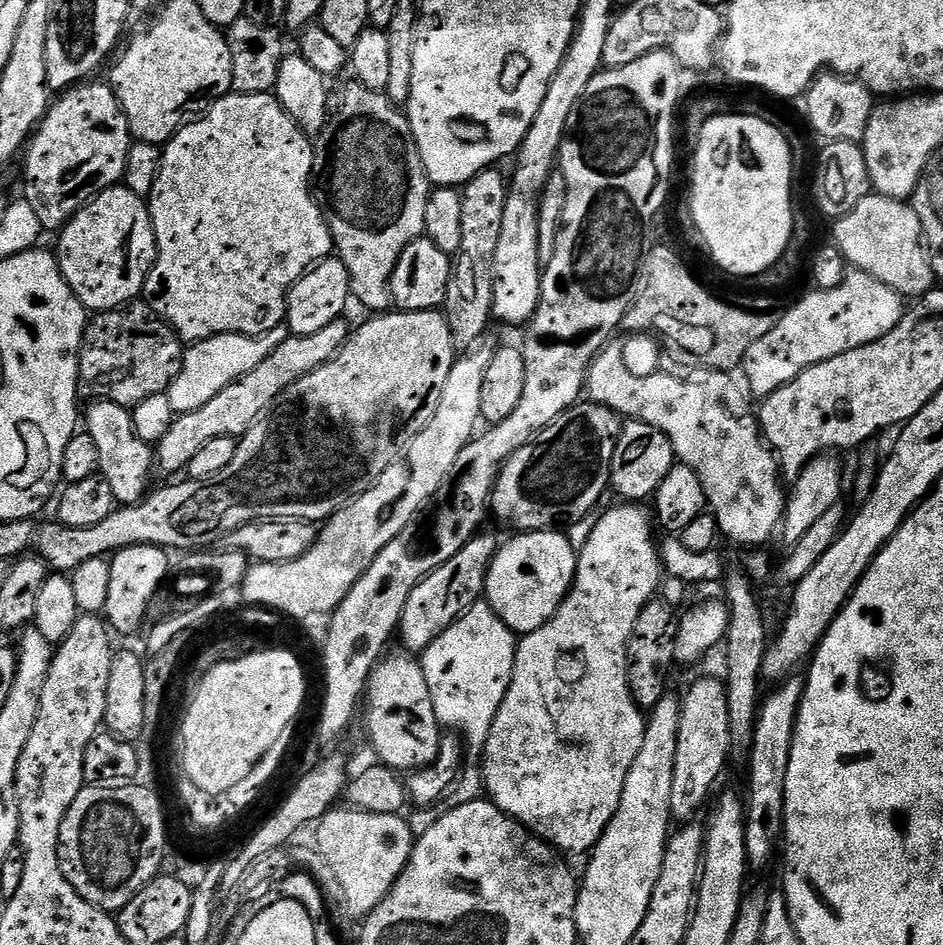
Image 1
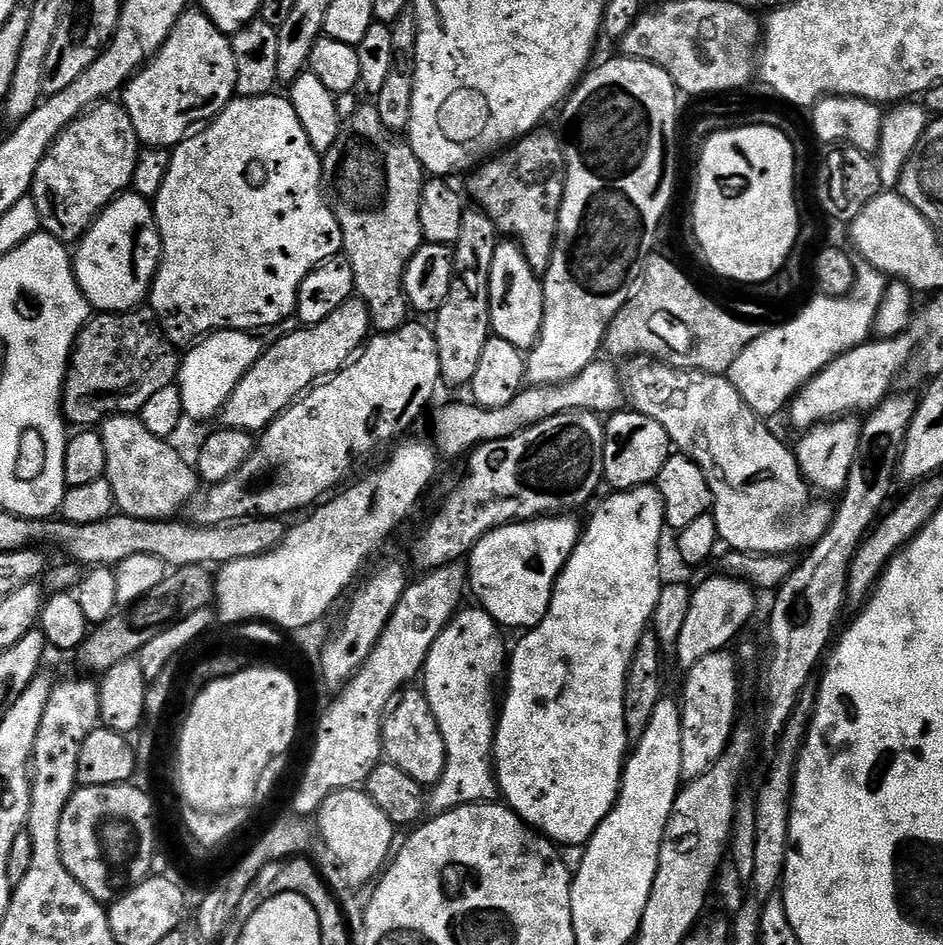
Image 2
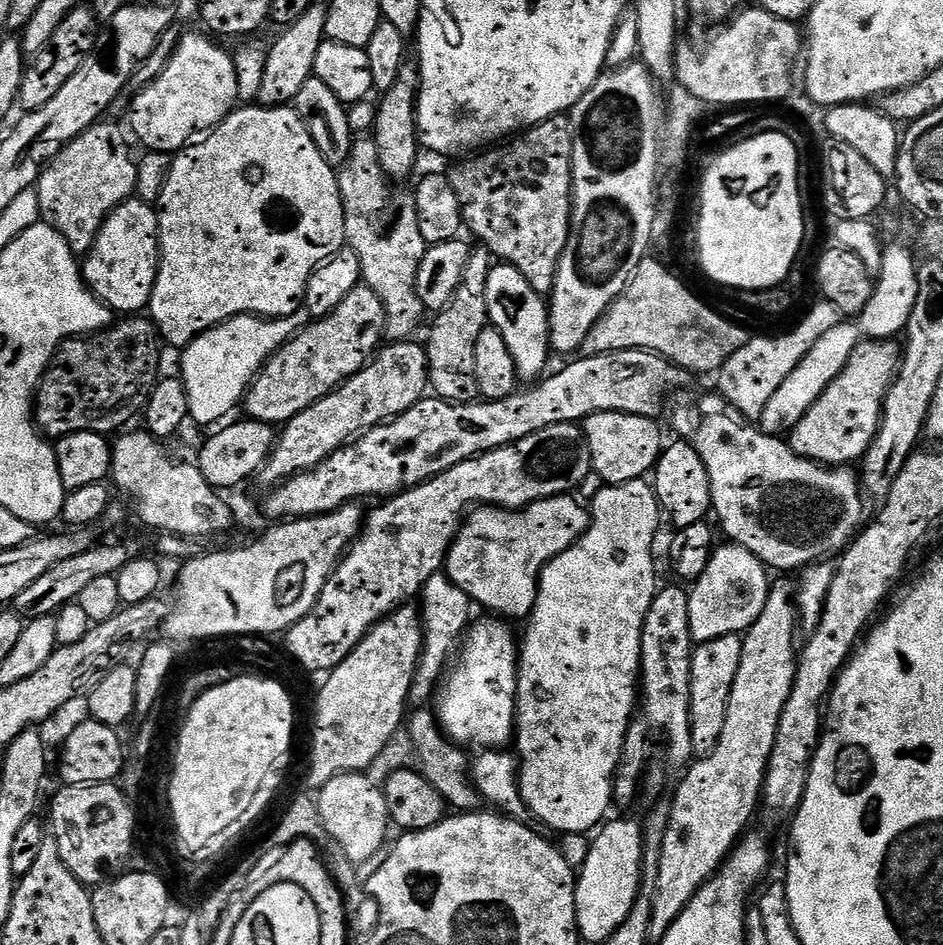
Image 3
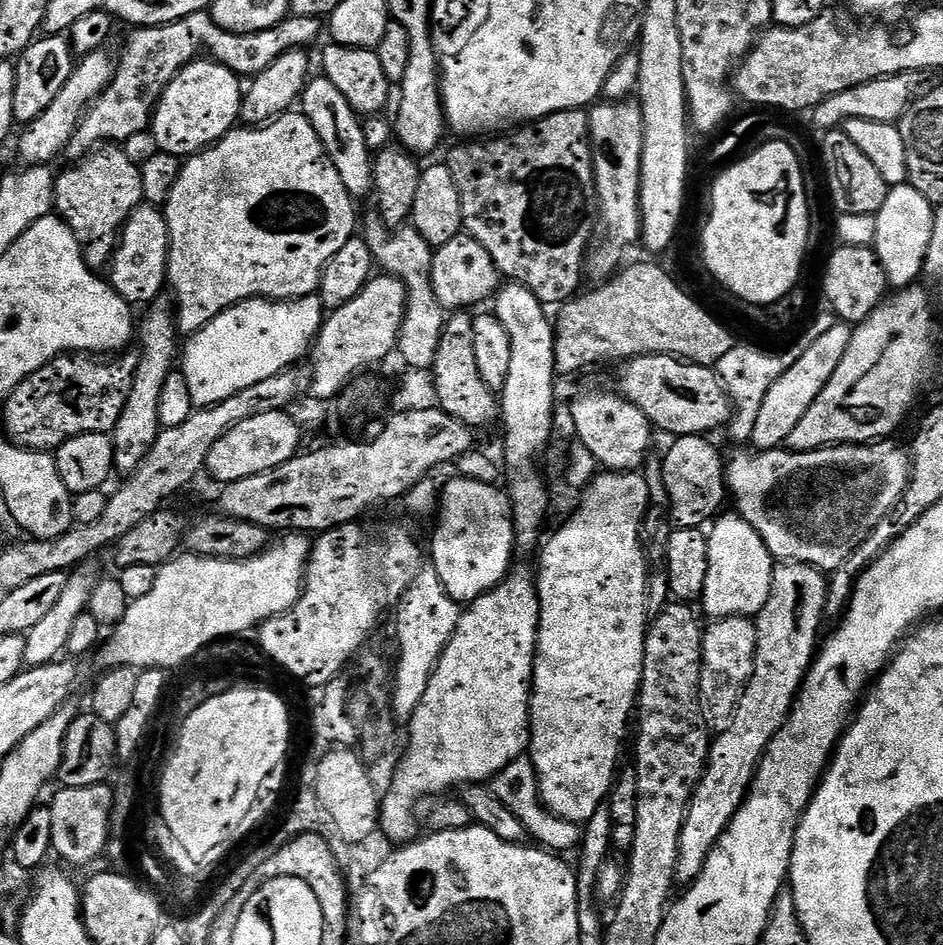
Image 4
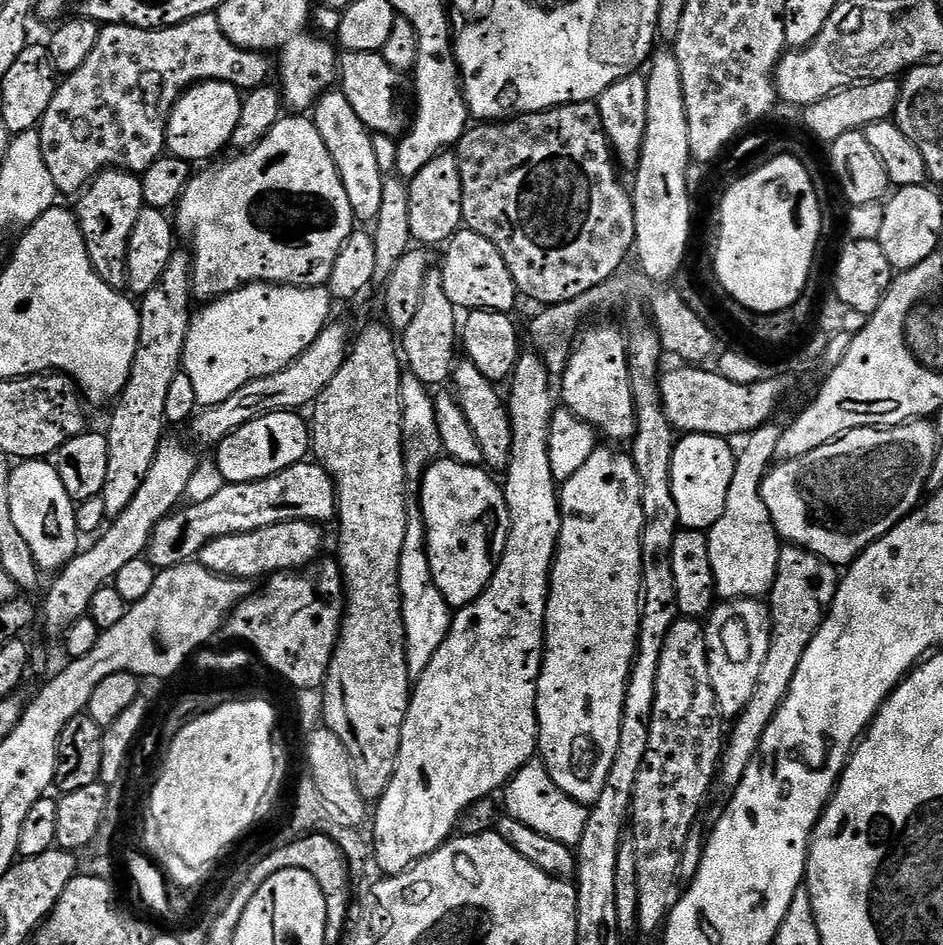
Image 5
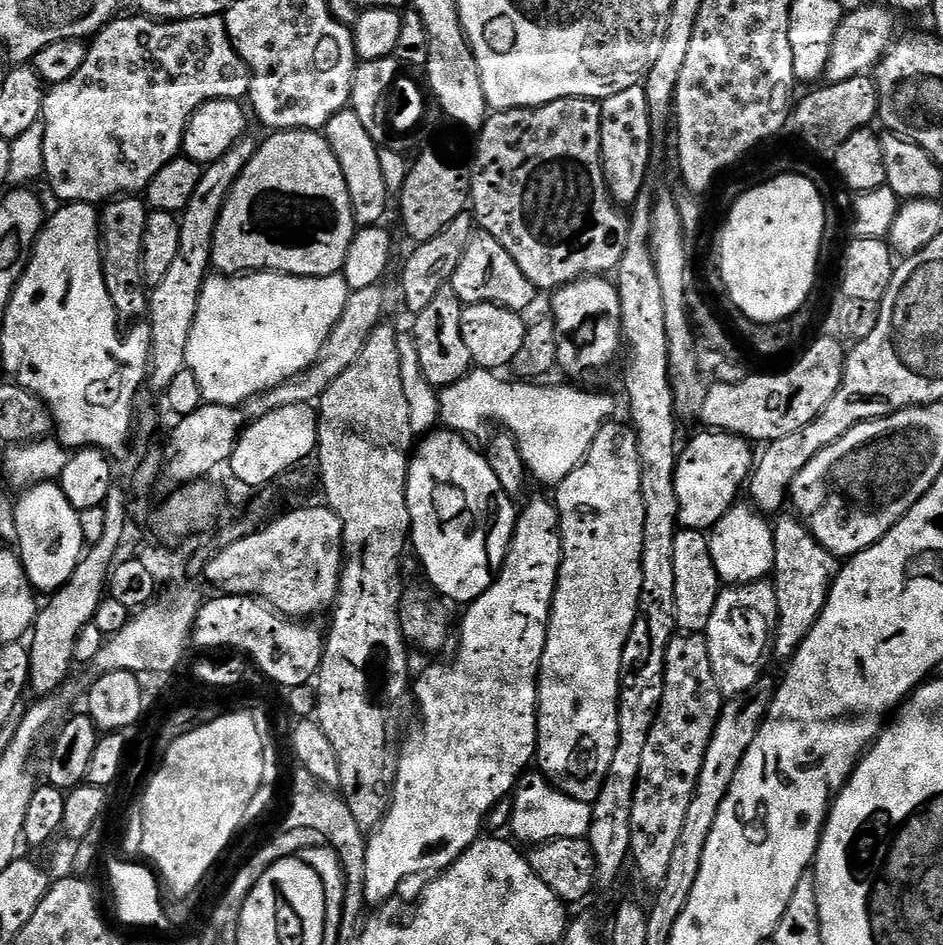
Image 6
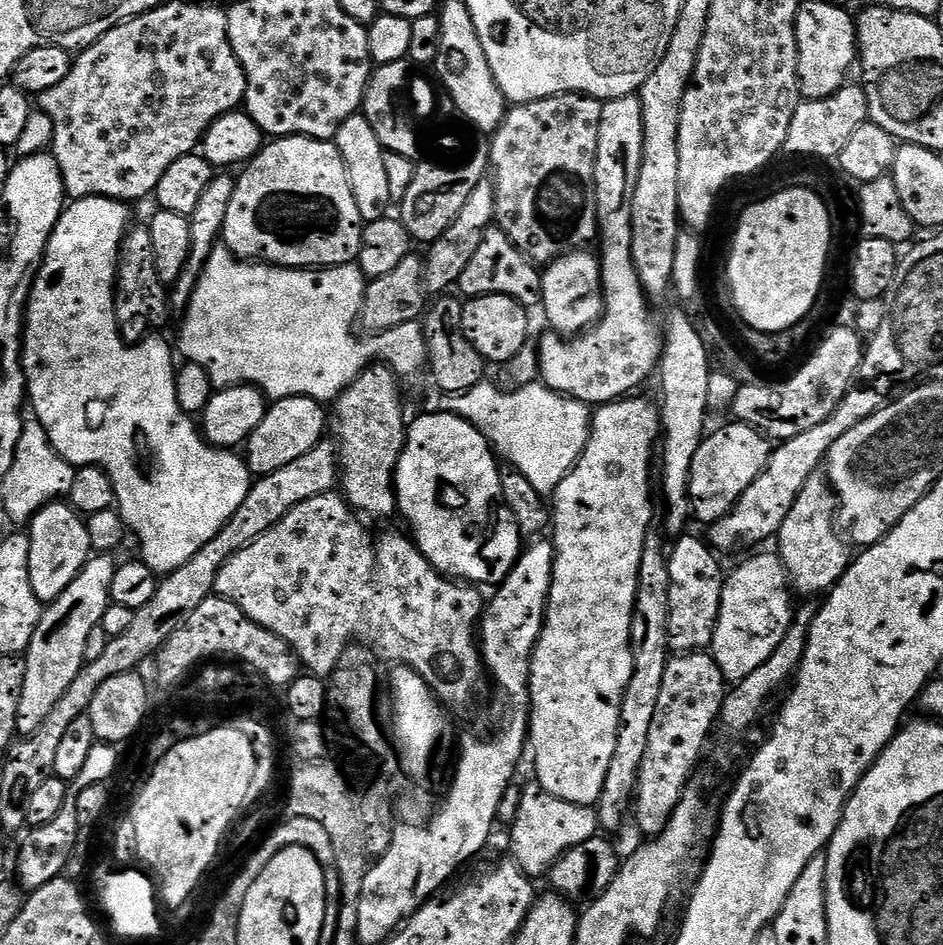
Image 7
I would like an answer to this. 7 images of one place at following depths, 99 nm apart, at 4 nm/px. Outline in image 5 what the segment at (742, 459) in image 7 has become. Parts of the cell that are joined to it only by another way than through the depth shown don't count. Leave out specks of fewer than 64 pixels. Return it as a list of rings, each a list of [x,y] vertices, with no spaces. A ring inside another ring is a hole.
[[[689,432],[681,435],[674,446],[674,458],[670,466],[670,482],[674,494],[674,506],[678,506],[680,528],[704,532],[712,528],[722,510],[726,510],[726,494],[734,478],[737,453],[723,436]]]

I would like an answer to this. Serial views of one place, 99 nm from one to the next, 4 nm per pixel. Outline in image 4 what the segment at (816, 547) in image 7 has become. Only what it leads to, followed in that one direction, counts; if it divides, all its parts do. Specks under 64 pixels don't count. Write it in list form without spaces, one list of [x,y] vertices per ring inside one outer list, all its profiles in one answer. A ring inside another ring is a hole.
[[[780,562],[773,567],[770,598],[754,617],[756,657],[752,676],[740,694],[734,718],[726,730],[713,739],[708,749],[708,765],[704,777],[694,790],[688,817],[682,826],[678,850],[677,877],[691,882],[702,870],[710,850],[720,840],[729,822],[748,797],[756,767],[768,743],[788,720],[792,704],[804,684],[804,675],[818,650],[820,623],[826,620],[824,607],[828,601],[829,577],[809,564]]]

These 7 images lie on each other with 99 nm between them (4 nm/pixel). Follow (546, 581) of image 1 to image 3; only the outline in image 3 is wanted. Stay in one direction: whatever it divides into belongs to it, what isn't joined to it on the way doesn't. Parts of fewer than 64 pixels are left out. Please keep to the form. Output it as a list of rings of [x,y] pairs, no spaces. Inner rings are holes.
[[[565,494],[539,500],[523,510],[473,507],[448,552],[446,575],[472,602],[489,608],[489,613],[523,621],[532,615],[542,570],[588,531],[590,512],[579,502],[575,495]]]

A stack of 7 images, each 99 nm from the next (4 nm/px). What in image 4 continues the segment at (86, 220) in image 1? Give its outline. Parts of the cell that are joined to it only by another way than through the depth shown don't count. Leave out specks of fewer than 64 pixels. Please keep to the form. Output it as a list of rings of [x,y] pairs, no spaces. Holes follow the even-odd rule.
[[[147,202],[135,208],[124,224],[120,243],[112,255],[110,283],[129,306],[147,306],[161,299],[168,279],[168,223],[159,207]]]

